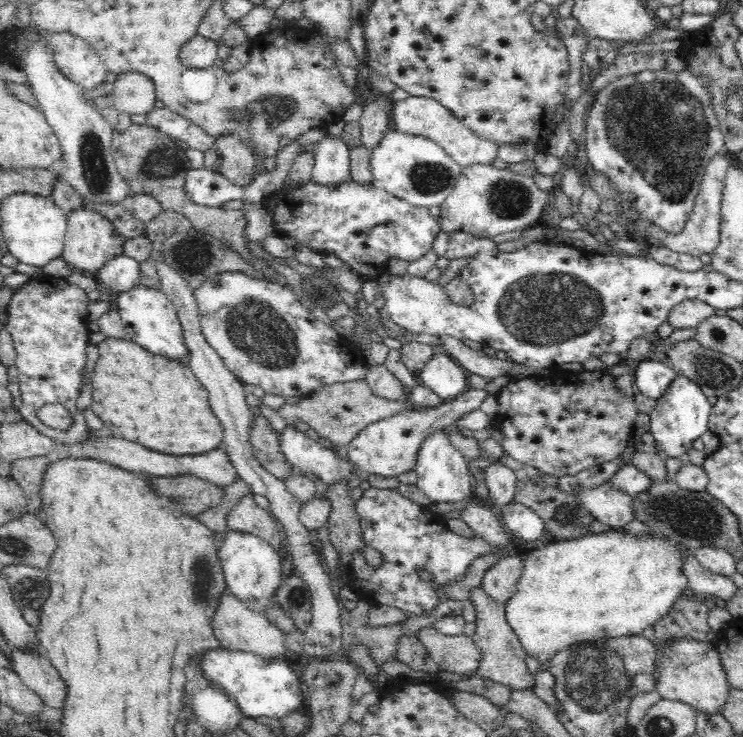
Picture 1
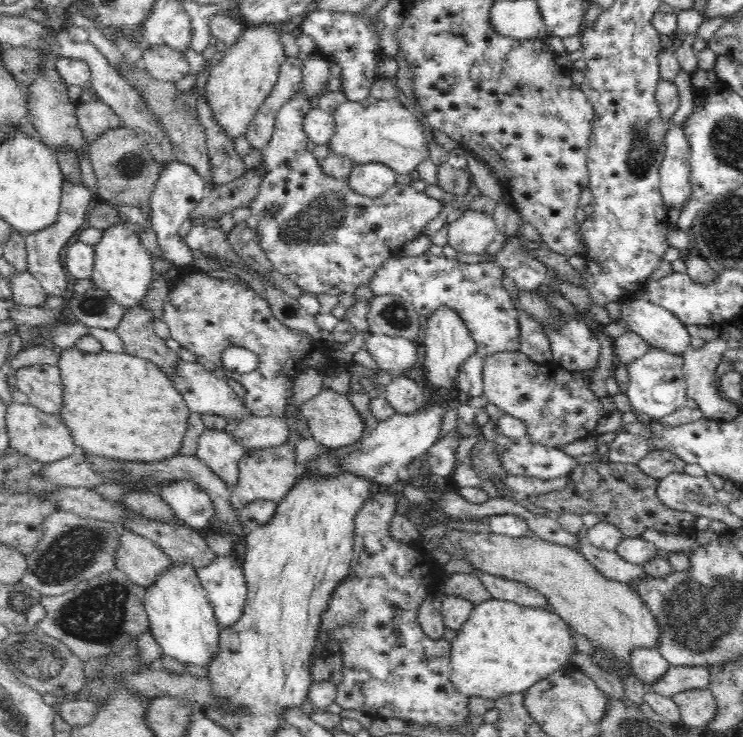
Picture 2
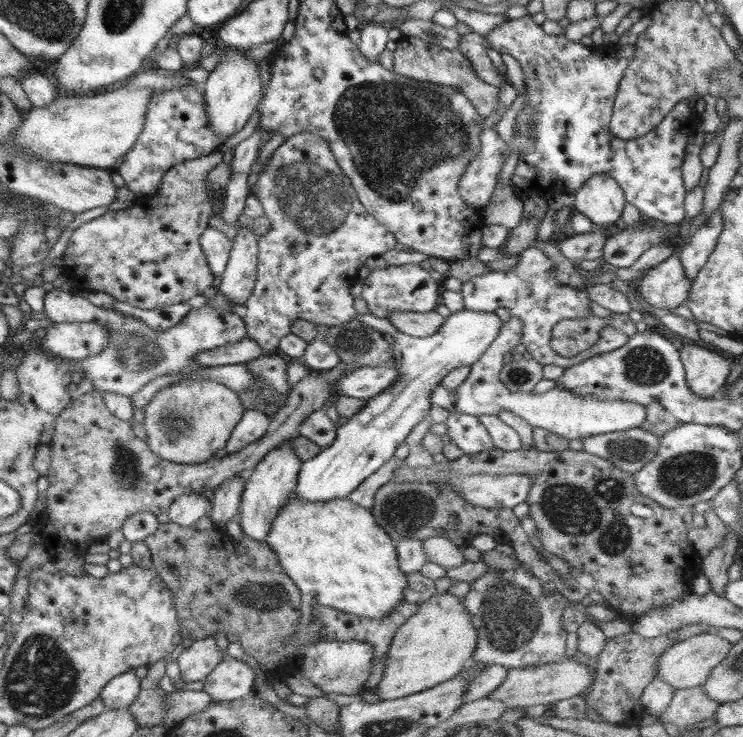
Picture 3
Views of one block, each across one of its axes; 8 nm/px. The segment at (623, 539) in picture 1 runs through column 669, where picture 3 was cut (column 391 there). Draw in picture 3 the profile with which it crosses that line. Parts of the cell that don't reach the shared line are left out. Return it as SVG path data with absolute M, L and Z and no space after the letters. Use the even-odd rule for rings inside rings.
M289 498L289 504L283 510L279 510L279 516L275 516L275 520L271 522L271 532L267 534L265 542L273 546L283 572L301 592L299 624L303 626L311 620L311 610L315 604L329 606L333 610L369 620L381 620L395 608L399 608L399 604L405 604L403 592L407 590L407 574L399 570L395 542L375 522L369 508L363 508L351 500L311 504L301 502L297 498Z

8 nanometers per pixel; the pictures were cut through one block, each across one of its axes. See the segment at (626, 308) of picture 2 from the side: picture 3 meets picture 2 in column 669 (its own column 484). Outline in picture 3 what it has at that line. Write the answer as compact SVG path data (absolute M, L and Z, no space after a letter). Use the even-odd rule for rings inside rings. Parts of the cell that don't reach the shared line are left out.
M463 310L449 314L437 334L431 334L427 338L411 338L409 334L397 330L387 318L381 320L371 314L357 314L355 320L359 320L367 328L377 330L379 334L389 334L393 338L391 360L393 366L399 370L399 380L391 386L391 390L369 398L363 410L353 414L347 424L337 426L337 436L331 446L321 450L317 456L301 462L293 492L293 498L301 502L323 504L333 500L347 500L347 496L357 490L357 486L367 476L379 470L379 466L393 456L393 450L405 442L411 428L427 416L431 406L429 394L433 386L441 382L443 376L447 376L453 368L459 368L463 364L471 366L473 362L477 362L503 326L495 312Z

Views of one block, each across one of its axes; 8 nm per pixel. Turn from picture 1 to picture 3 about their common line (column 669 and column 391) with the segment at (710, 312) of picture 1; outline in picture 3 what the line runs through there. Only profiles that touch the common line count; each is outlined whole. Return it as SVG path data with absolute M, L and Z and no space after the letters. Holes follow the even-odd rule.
M435 310L427 314L417 312L399 312L389 318L389 322L401 330L403 334L409 334L411 338L427 338L431 334L437 334L441 324L445 322L443 316L439 316Z

